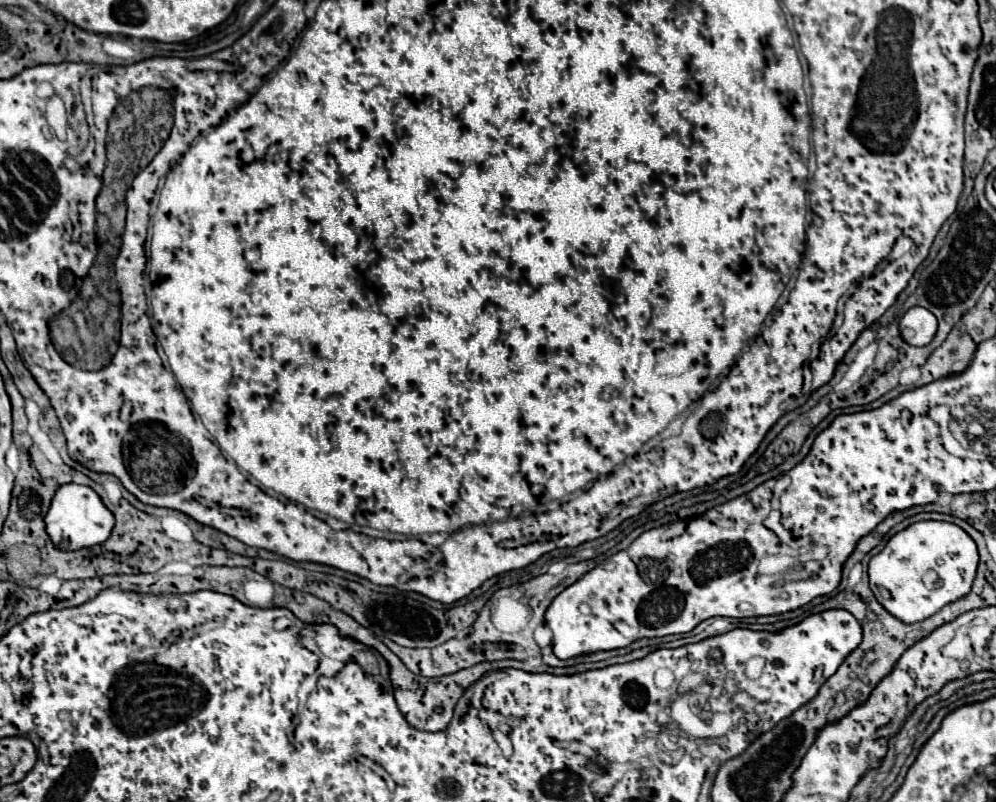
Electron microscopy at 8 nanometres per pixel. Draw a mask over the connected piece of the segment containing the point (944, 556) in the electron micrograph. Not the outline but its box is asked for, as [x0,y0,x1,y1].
[869,521,977,625]

